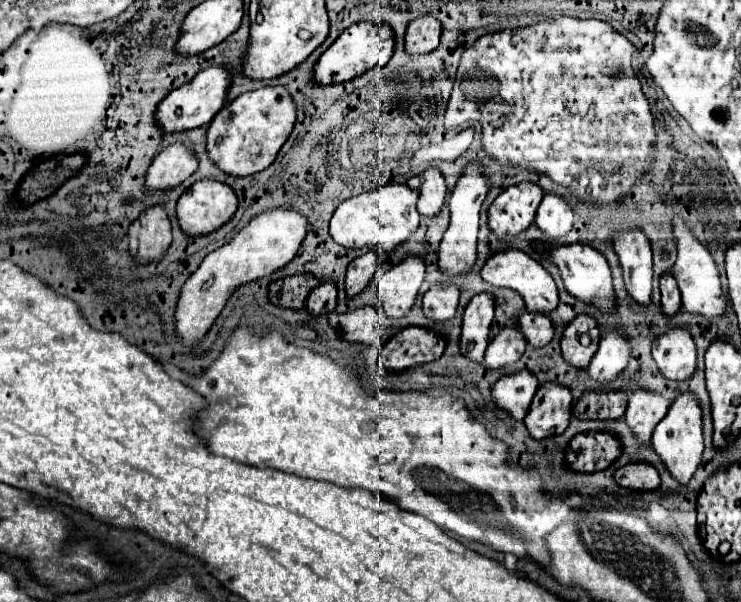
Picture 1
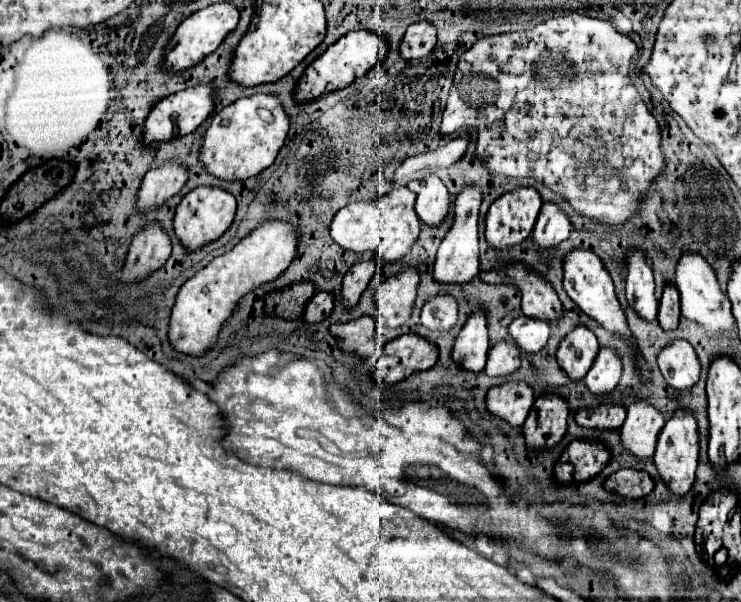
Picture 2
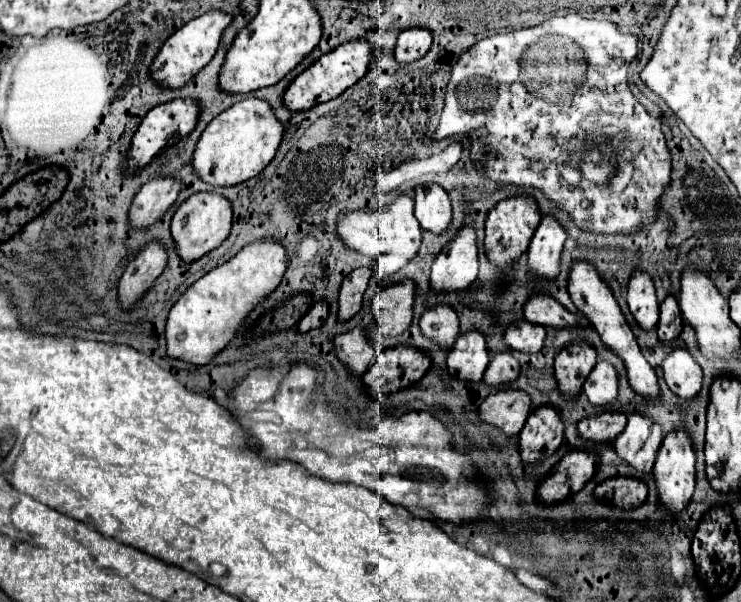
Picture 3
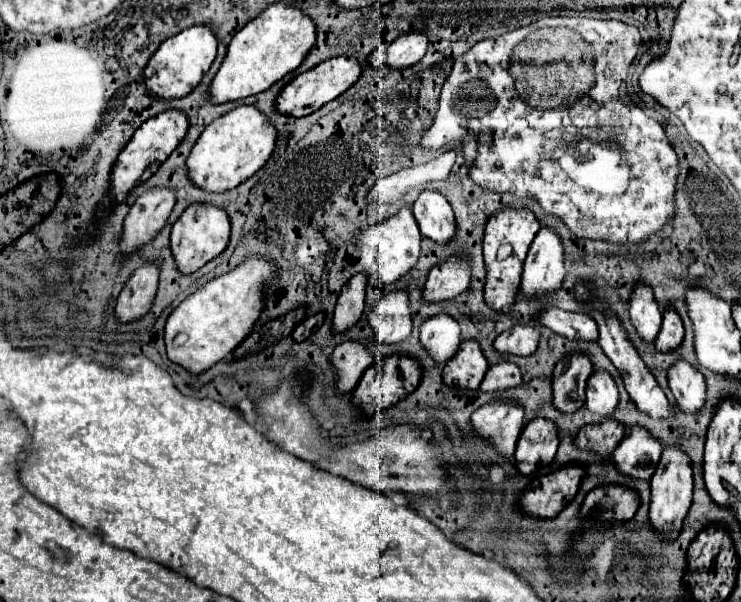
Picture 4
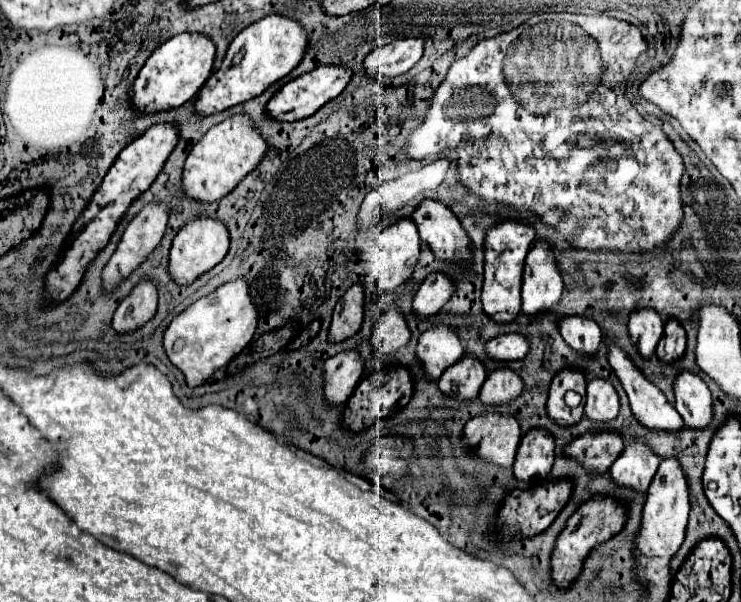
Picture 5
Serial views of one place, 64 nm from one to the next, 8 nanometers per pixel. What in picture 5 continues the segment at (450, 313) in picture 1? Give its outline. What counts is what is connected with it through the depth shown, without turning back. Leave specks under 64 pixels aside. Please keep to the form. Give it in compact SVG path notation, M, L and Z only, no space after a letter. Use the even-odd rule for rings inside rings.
M438 322L426 328L418 340L418 358L424 364L424 370L430 378L440 378L440 374L458 362L464 354L462 342L456 328Z

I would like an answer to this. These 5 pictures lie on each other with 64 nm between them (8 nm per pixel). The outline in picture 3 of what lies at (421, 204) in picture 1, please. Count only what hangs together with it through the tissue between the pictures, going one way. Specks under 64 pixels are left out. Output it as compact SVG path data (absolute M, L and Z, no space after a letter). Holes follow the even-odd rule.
M428 182L414 188L416 218L424 230L442 234L452 220L452 204L444 188L436 182Z

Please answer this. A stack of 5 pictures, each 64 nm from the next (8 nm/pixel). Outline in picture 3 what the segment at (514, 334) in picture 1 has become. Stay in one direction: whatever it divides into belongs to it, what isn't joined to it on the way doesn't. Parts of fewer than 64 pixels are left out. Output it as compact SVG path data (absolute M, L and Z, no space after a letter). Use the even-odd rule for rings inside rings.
M510 350L496 352L494 358L490 360L486 372L484 372L484 382L486 384L504 384L508 380L514 380L520 374L520 362L512 356Z

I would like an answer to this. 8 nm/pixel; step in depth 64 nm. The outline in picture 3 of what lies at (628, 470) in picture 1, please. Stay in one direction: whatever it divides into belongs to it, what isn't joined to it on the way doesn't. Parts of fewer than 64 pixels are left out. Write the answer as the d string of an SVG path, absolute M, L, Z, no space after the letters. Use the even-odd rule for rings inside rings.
M614 476L604 480L602 484L596 486L594 494L598 498L612 498L612 502L622 508L622 510L630 510L640 506L646 496L648 496L648 484L644 480L638 478L630 478L630 476Z

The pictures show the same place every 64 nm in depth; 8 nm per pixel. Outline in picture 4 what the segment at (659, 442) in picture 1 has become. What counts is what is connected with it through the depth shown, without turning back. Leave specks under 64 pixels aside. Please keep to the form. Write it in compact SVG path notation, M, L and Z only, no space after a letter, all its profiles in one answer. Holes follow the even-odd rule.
M664 446L650 484L652 484L652 498L650 498L652 524L660 530L662 538L676 538L676 530L680 530L680 522L684 520L684 514L692 504L692 488L694 488L692 460L686 454L686 450L680 446Z

